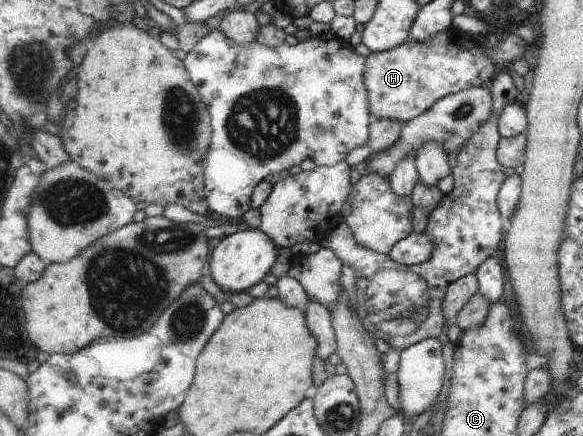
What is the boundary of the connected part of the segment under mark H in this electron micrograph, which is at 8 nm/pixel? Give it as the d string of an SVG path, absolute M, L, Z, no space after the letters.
M452 26L447 32L444 32L441 36L430 41L417 41L412 43L408 40L403 46L393 49L392 51L385 52L371 52L367 57L367 72L366 72L366 84L368 93L371 94L371 114L375 119L389 119L399 122L406 122L407 124L413 122L416 118L423 116L426 112L429 112L440 100L450 97L452 94L464 91L471 87L478 87L479 85L487 85L487 83L495 76L494 65L492 65L488 58L481 52L481 49L473 42L474 36L466 33L460 33L458 29Z

